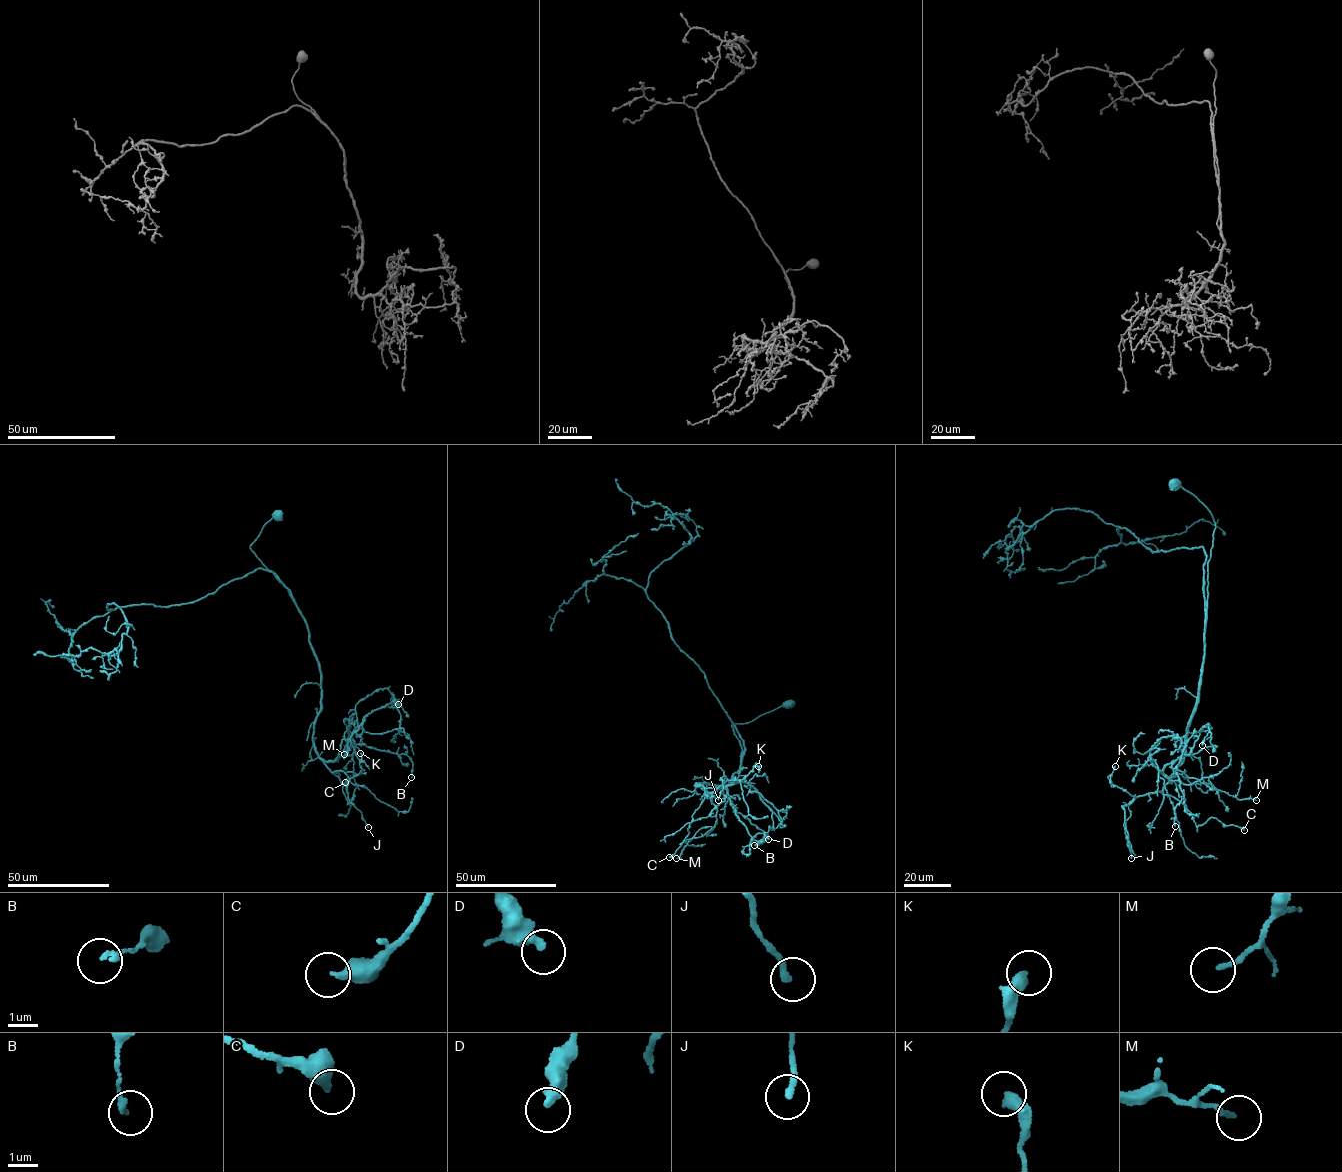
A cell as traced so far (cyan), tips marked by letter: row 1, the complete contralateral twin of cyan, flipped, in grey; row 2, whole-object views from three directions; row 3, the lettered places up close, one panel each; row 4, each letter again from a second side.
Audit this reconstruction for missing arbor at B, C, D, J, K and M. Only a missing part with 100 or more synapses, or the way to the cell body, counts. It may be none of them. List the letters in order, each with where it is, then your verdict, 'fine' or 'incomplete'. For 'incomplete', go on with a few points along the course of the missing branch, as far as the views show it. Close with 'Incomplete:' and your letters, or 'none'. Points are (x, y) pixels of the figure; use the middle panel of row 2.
B: place (754, 845); fine
C: place (669, 857); fine
D: place (768, 839); fine
J: place (718, 800); fine
K: place (758, 766); fine
M: place (676, 858); fine
Incomplete: none

